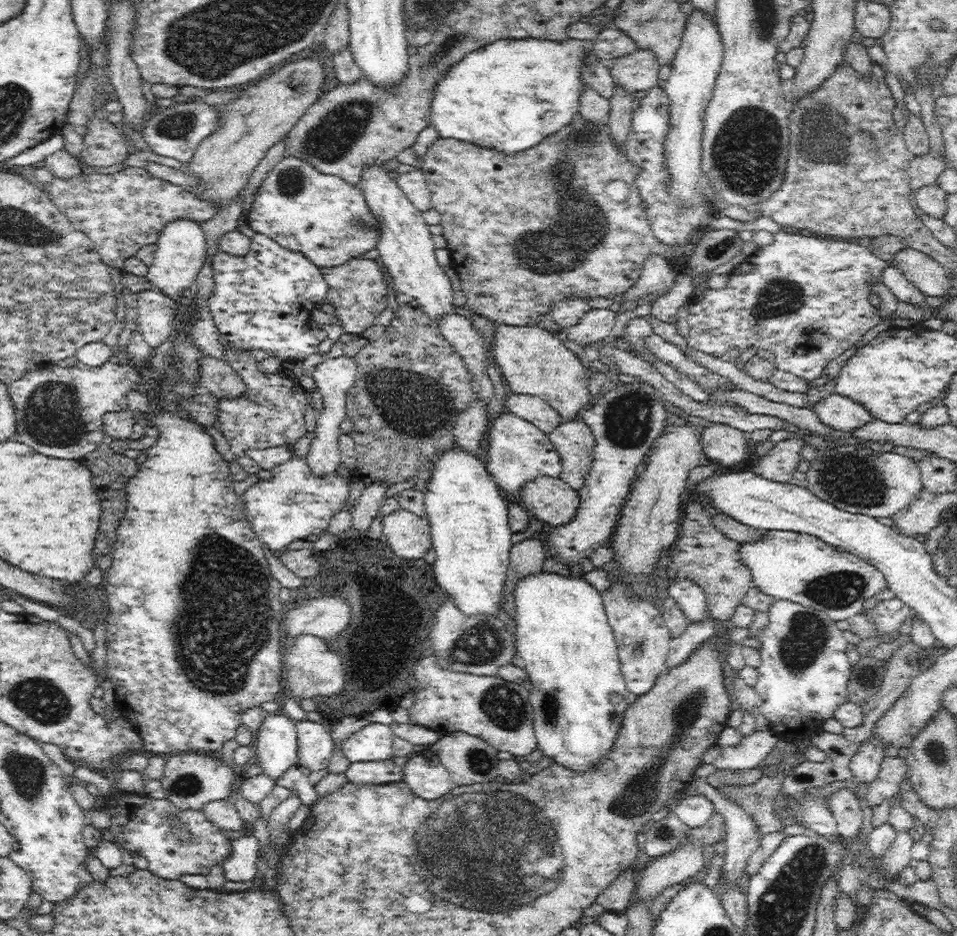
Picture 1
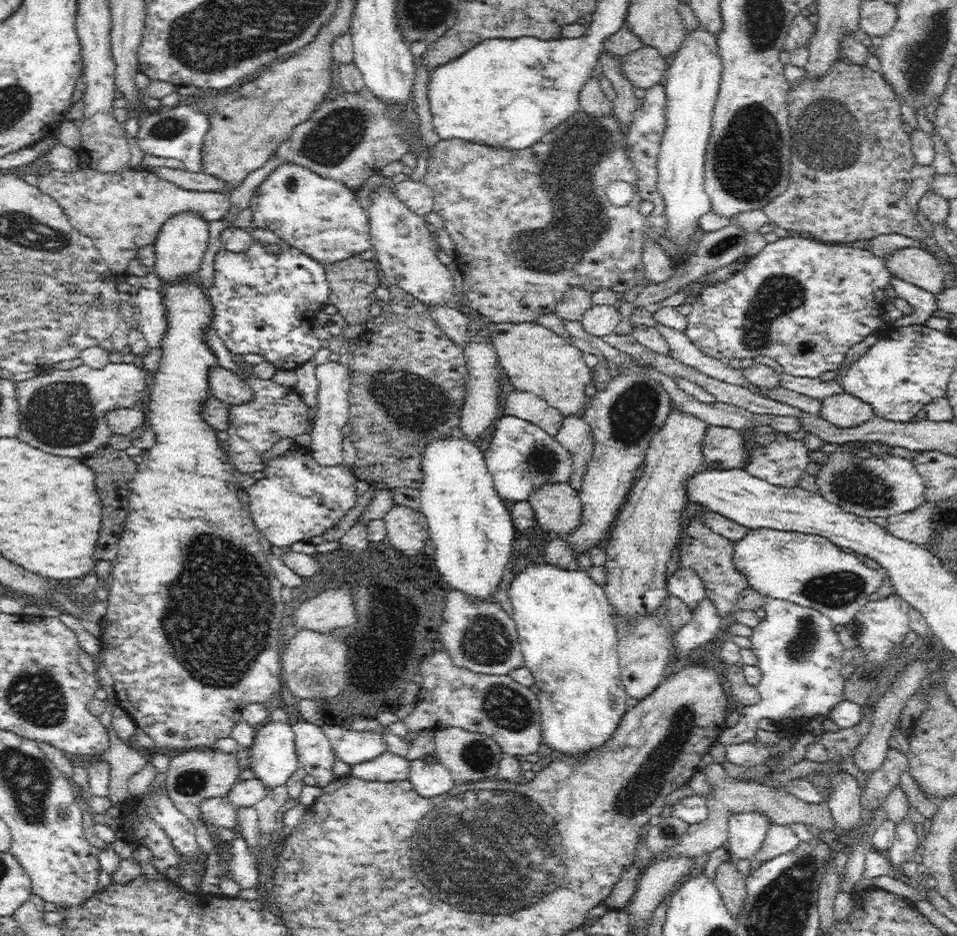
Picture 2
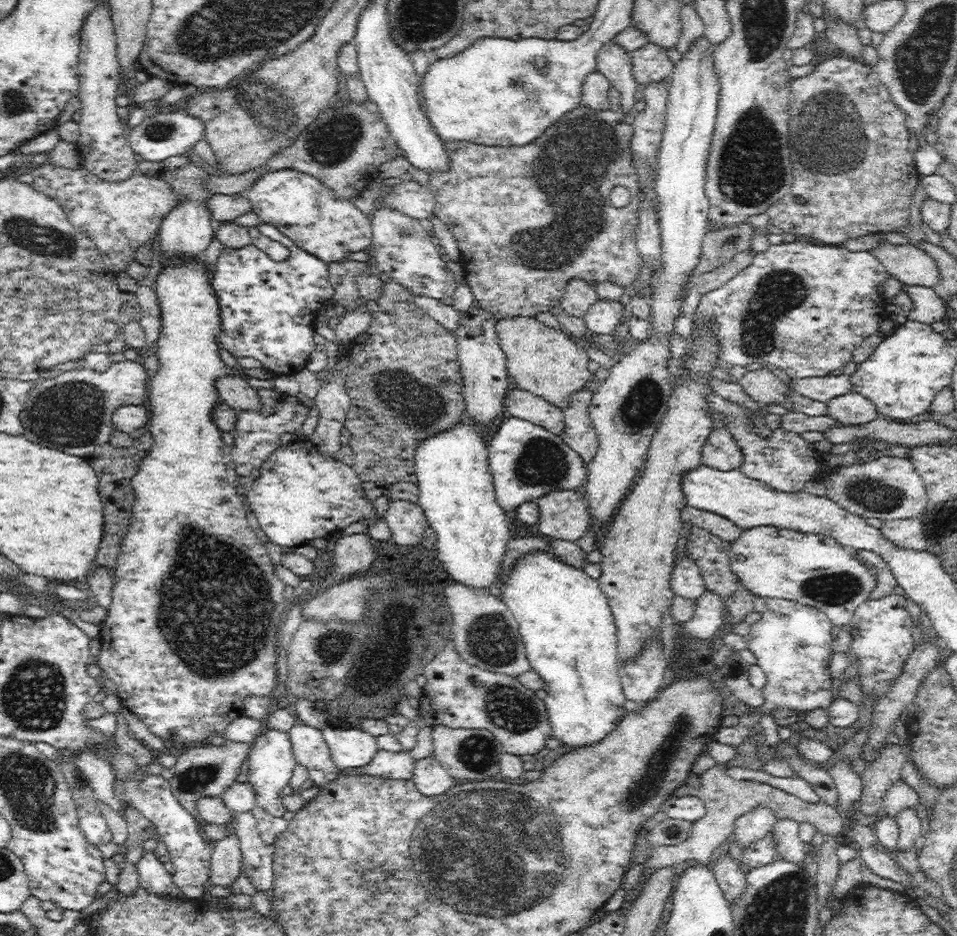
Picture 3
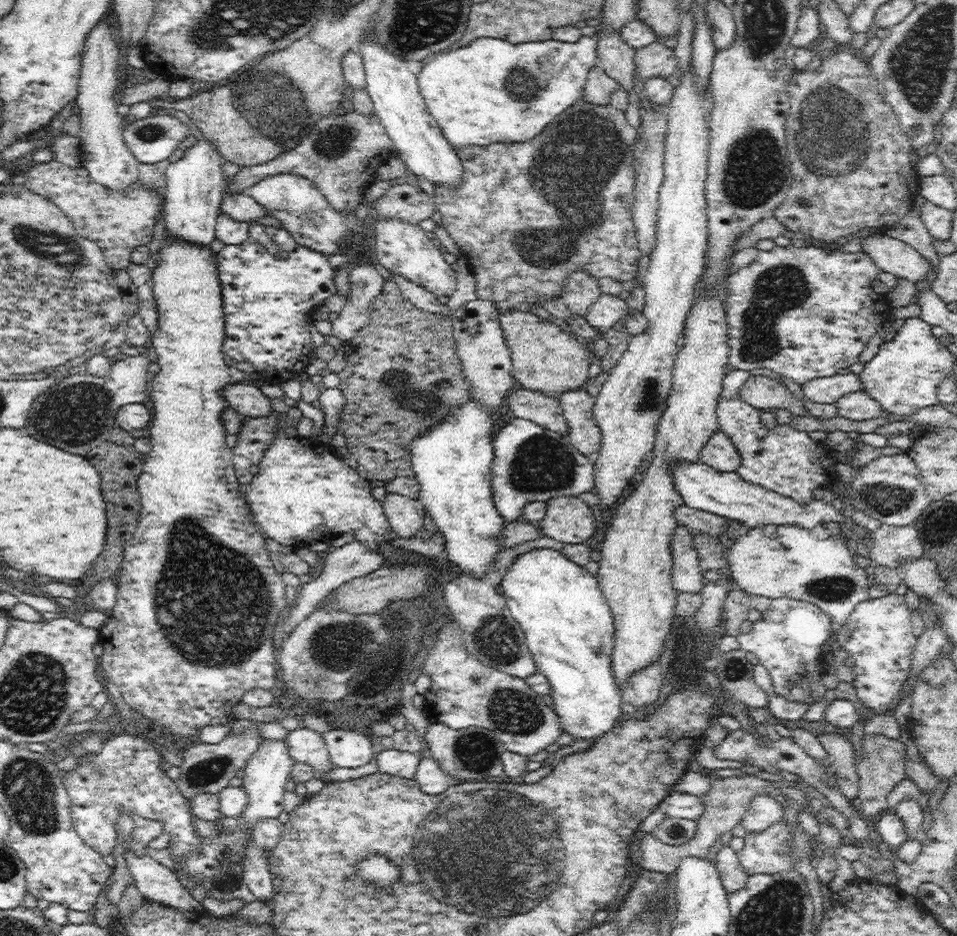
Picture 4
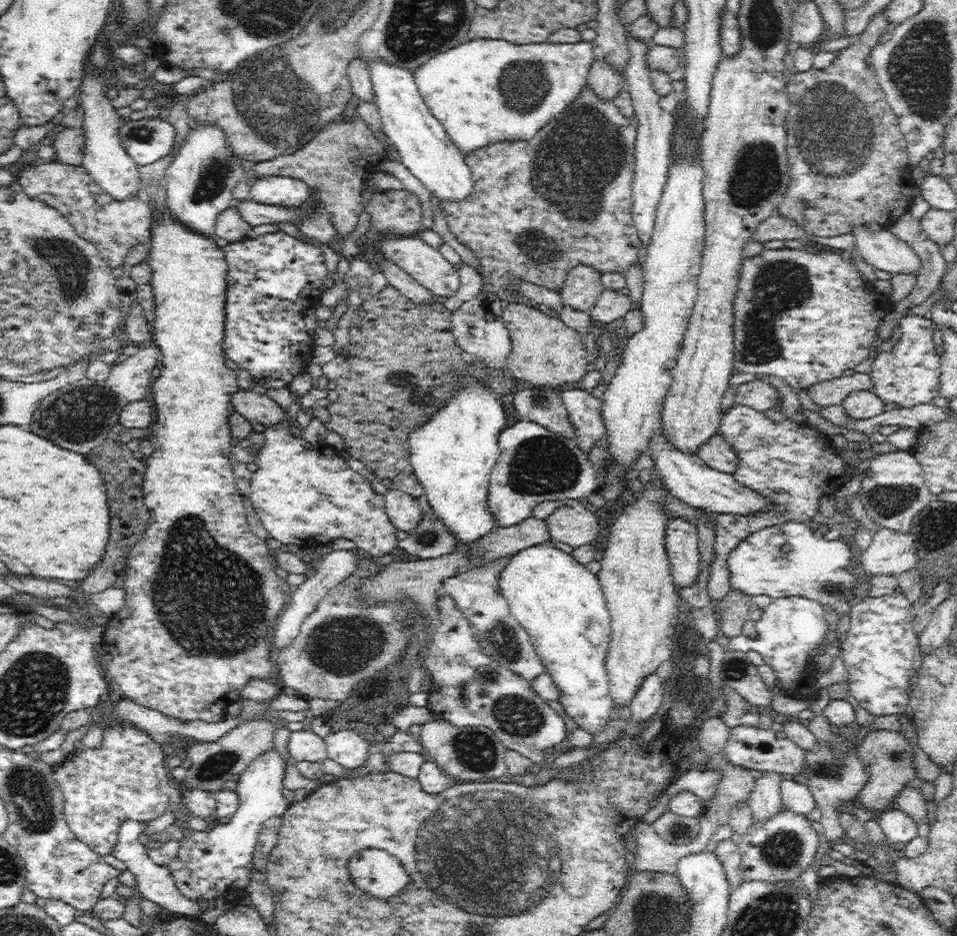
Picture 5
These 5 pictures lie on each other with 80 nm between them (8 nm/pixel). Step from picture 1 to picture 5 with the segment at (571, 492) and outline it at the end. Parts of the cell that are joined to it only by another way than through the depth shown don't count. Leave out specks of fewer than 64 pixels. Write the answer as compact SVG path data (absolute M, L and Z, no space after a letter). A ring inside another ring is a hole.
M562 500L562 506L547 519L547 526L554 542L568 544L574 549L593 542L599 532L599 522L593 512L580 501Z

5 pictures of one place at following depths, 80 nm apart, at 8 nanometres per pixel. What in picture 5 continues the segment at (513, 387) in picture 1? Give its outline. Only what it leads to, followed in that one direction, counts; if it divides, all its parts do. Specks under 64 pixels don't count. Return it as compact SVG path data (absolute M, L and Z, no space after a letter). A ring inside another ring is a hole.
M532 302L505 304L502 321L510 333L512 350L507 358L507 370L514 379L526 380L532 386L544 385L558 390L566 388L569 382L582 384L590 368L582 334L572 330L559 318L540 312Z

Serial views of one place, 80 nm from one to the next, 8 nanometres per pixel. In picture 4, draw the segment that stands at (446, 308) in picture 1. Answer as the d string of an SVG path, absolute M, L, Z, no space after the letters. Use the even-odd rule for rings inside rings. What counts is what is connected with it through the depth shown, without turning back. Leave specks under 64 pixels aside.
M380 216L380 220L376 220L372 227L375 232L374 255L391 276L404 277L426 288L437 297L450 297L456 290L456 271L444 259L442 249L434 245L420 225Z

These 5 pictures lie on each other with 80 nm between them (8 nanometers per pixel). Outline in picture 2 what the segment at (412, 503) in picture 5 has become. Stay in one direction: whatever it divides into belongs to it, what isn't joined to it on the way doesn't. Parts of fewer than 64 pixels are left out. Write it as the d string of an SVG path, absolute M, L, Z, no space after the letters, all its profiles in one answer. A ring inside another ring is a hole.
M394 504L383 519L387 539L404 554L420 554L428 540L429 527L422 511Z

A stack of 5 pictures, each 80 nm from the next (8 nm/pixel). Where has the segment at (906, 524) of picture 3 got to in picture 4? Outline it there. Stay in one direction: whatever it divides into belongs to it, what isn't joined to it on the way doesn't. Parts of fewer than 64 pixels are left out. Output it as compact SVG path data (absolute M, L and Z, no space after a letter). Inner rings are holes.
M882 525L876 531L873 532L872 536L872 546L870 549L870 569L878 567L888 567L891 569L896 569L900 567L905 561L909 559L920 559L922 554L922 544L918 540L918 528L916 526L892 526L892 525Z

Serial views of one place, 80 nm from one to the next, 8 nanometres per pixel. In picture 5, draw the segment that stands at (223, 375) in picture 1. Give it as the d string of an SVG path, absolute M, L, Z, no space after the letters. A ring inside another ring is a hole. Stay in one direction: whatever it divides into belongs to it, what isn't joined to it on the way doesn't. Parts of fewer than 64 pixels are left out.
M239 388L232 394L230 402L236 412L263 428L287 422L292 435L300 437L302 434L303 430L294 419L292 411L278 405L267 395L260 395L255 388L251 390Z

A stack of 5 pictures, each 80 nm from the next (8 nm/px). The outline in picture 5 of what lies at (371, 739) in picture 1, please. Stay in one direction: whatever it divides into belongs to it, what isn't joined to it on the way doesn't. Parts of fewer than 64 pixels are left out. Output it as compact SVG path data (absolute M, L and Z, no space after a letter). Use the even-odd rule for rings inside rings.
M352 730L331 732L325 738L327 757L346 769L362 766L368 760L369 740Z

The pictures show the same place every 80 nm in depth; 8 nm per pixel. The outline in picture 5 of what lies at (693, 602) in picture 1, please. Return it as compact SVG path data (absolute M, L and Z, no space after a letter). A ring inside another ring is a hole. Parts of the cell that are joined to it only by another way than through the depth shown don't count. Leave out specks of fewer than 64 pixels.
M670 518L666 526L666 549L671 575L678 588L690 588L696 584L701 568L697 526L682 518Z

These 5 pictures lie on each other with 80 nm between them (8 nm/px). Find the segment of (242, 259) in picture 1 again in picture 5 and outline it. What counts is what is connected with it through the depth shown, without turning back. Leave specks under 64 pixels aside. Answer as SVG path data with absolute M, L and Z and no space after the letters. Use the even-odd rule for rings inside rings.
M281 230L256 238L245 237L229 243L222 251L228 263L223 340L225 357L236 362L239 368L248 370L254 382L262 384L264 388L288 389L294 377L305 372L310 364L312 349L316 344L304 323L306 311L316 306L320 297L333 285L331 273L324 265L323 252L310 240L298 239Z

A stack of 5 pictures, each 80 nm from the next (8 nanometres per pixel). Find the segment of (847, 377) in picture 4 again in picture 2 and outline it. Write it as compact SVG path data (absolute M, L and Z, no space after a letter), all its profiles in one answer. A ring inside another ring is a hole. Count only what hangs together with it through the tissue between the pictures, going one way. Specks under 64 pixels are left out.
M785 372L780 374L779 386L821 401L832 394L842 393L842 383L838 380L822 381L821 379L792 376Z

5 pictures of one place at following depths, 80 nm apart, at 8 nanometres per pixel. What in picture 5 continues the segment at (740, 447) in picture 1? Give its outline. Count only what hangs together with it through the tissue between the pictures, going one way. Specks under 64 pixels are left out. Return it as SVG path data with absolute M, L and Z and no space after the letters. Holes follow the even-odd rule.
M720 432L710 437L697 450L697 455L710 467L720 472L733 472L738 468L739 458Z

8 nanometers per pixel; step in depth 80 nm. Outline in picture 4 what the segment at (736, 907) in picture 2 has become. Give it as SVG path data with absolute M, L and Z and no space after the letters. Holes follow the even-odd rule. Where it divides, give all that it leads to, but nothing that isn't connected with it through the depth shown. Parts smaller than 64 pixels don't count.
M730 845L722 846L722 849L717 852L714 857L714 865L720 873L720 881L726 889L726 894L732 894L746 884L748 875L744 872L737 853Z

